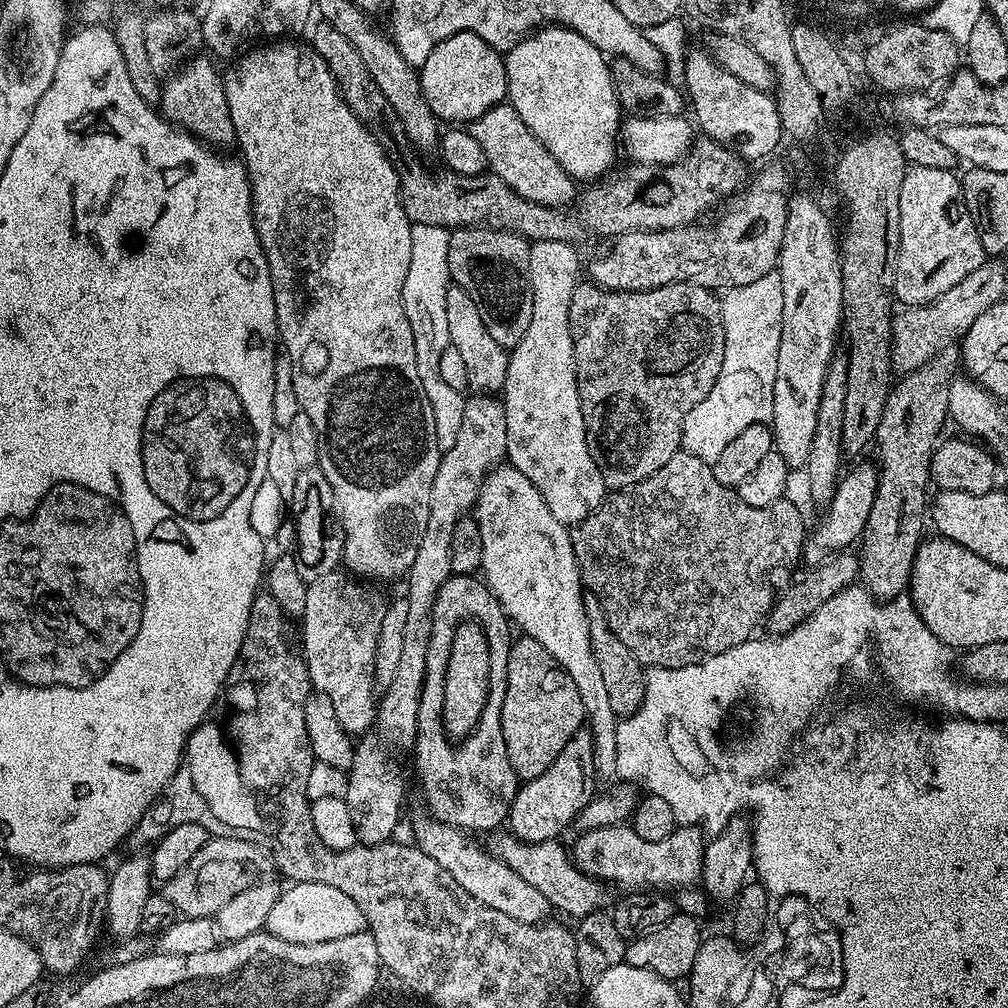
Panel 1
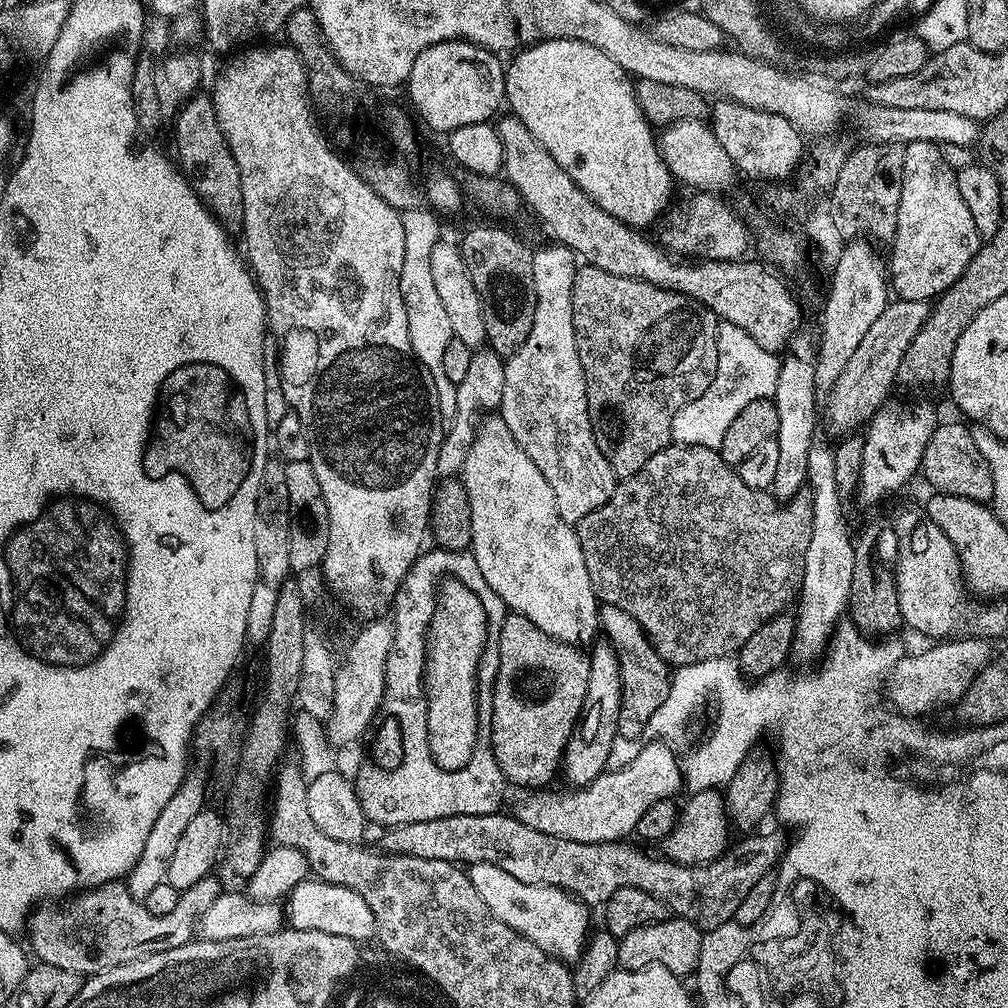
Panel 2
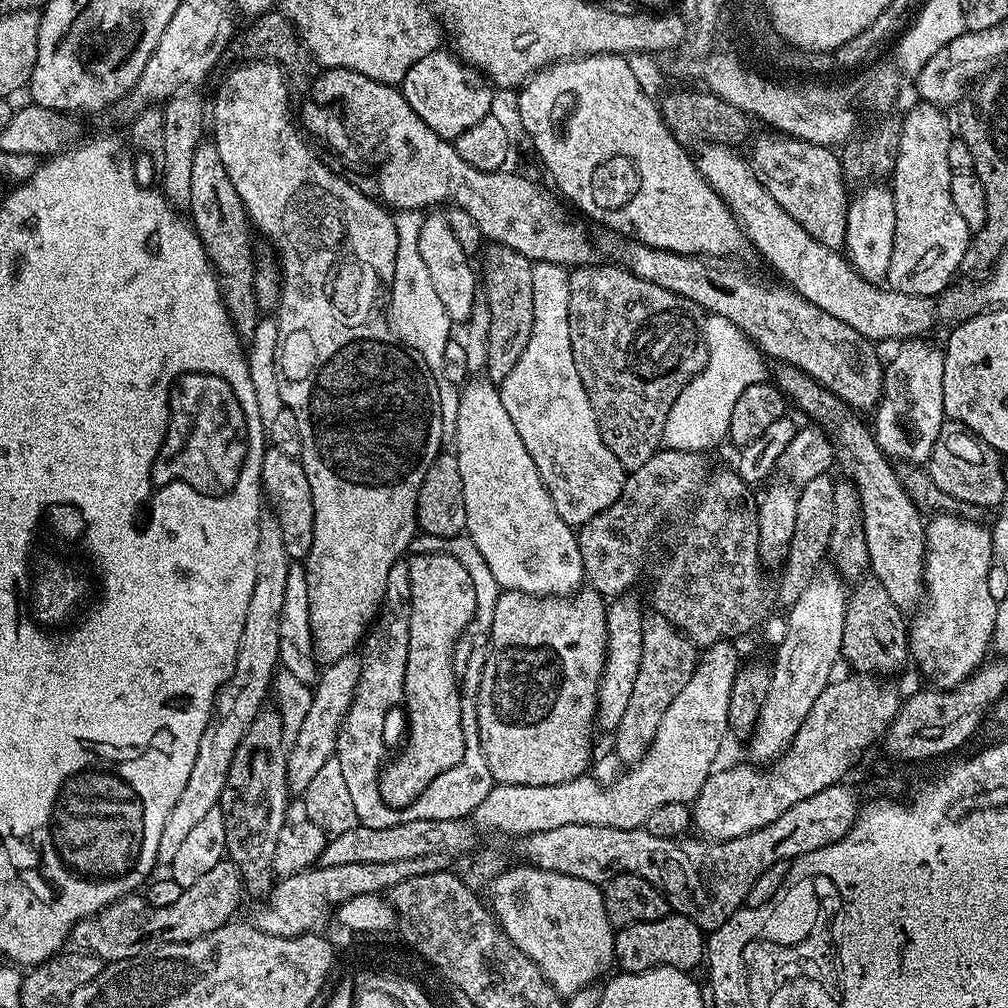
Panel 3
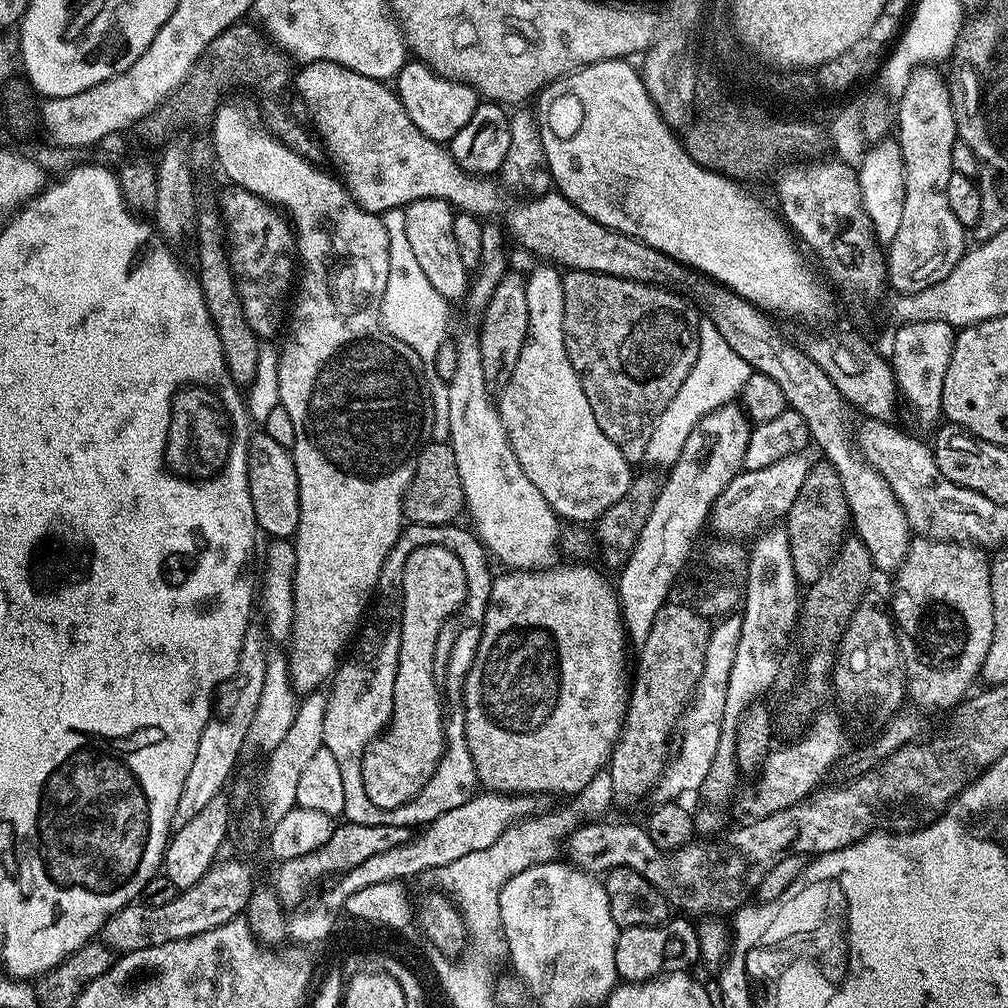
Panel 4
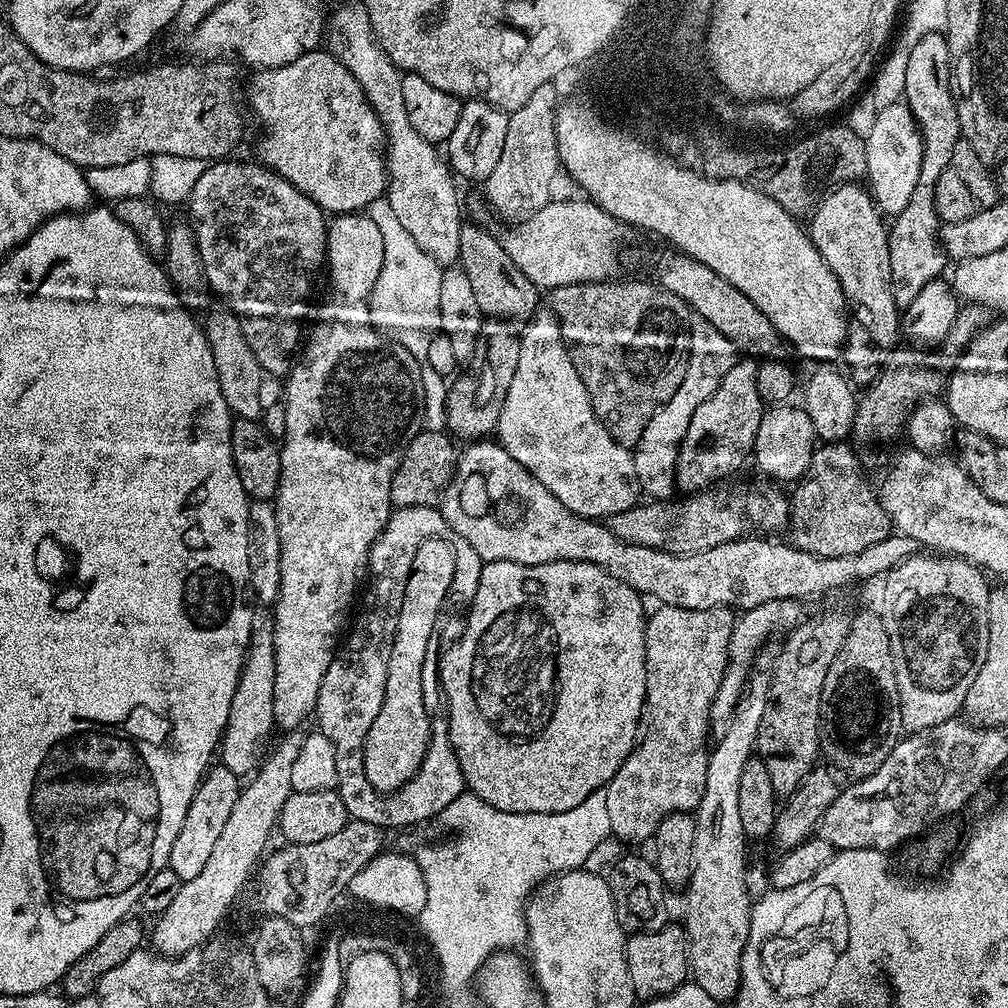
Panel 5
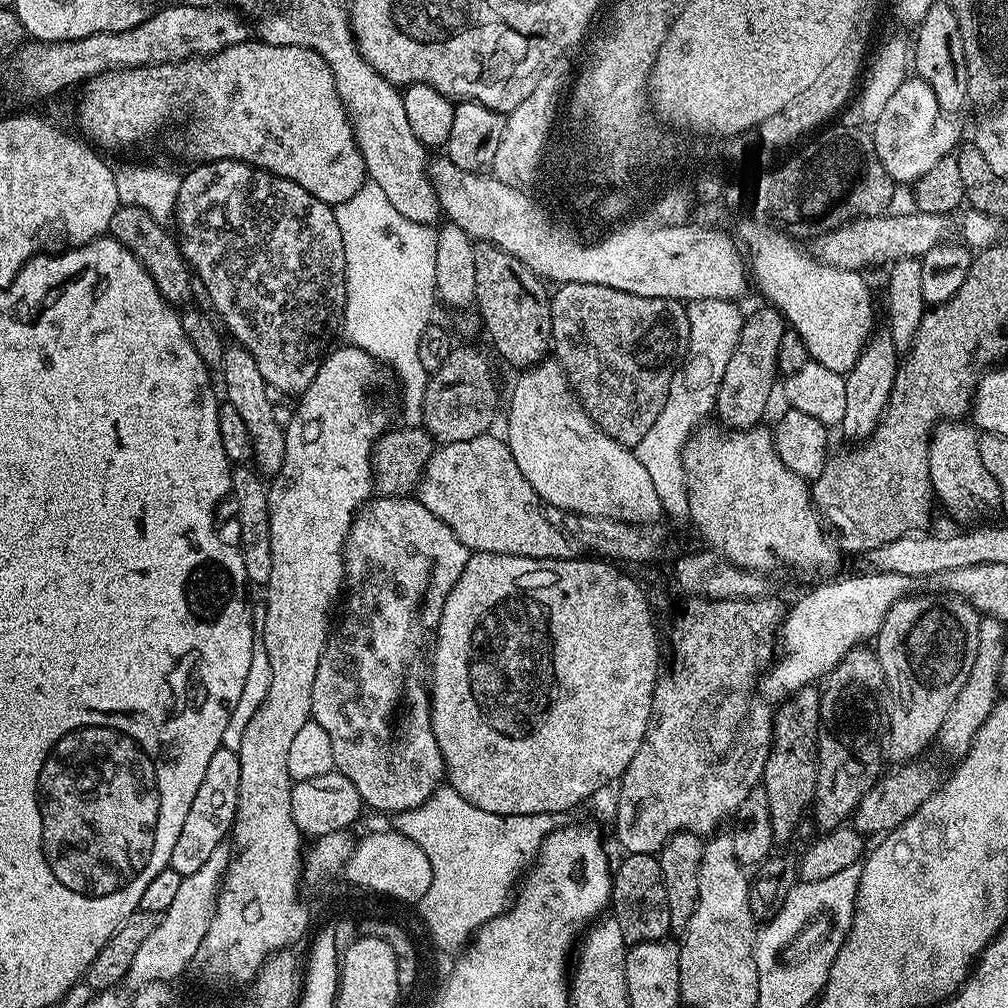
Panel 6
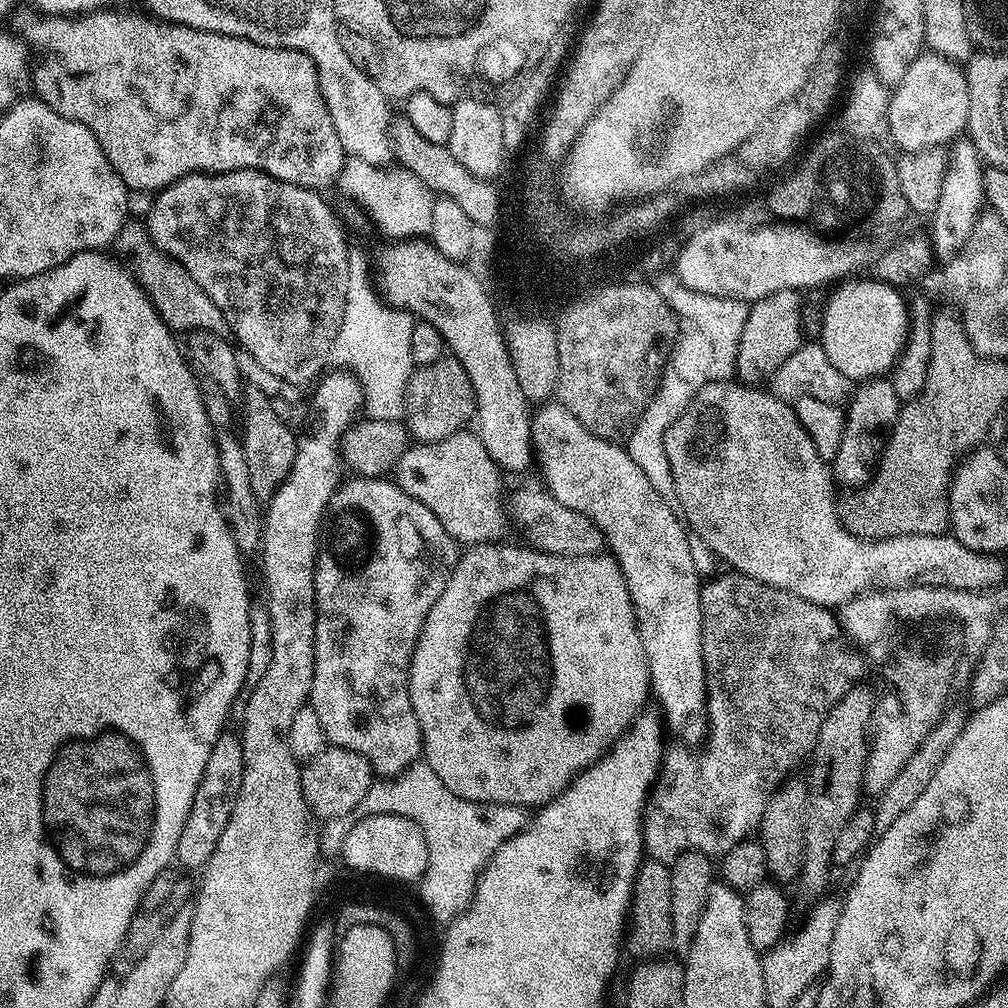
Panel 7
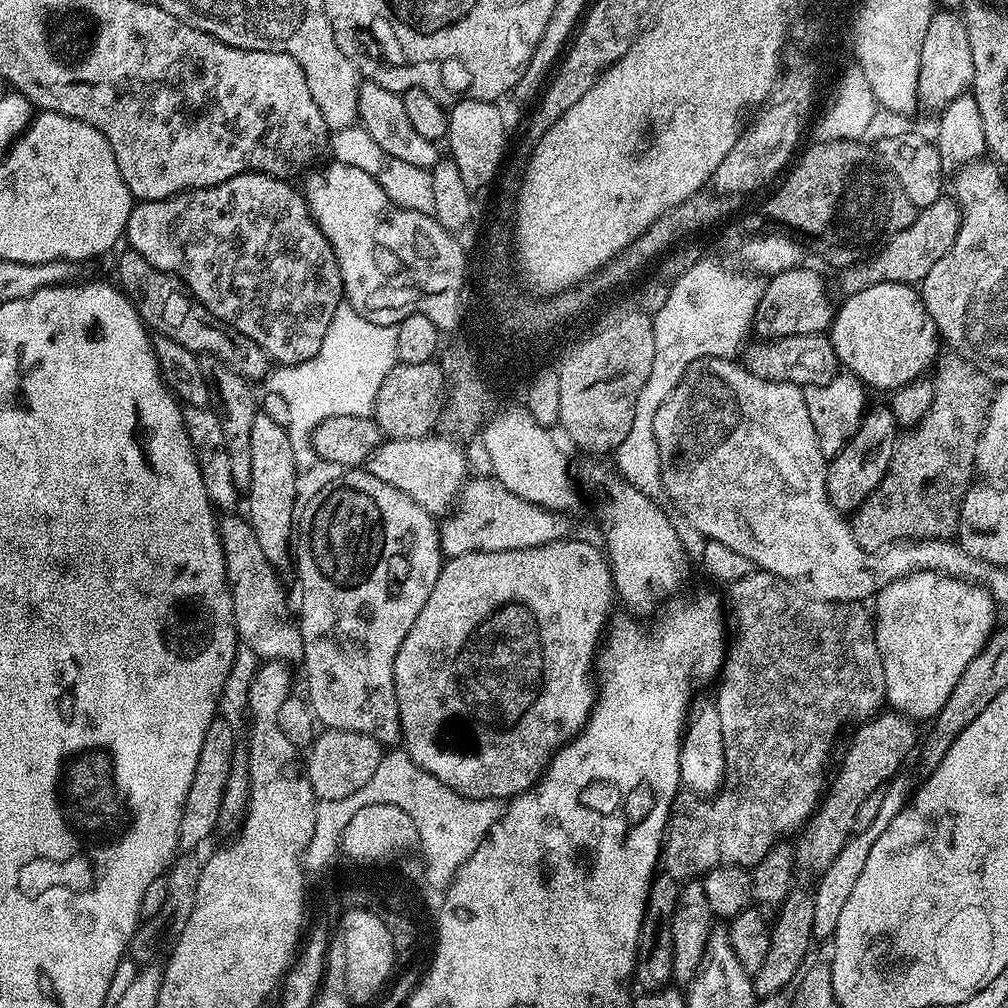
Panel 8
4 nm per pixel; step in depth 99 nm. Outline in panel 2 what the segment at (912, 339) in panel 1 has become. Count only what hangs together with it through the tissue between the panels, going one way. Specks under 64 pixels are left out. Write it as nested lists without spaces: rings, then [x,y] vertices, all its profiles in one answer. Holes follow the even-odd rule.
[[[896,298],[889,302],[882,314],[878,314],[874,326],[866,330],[858,350],[854,350],[850,362],[846,362],[846,370],[842,370],[841,377],[834,384],[834,390],[826,393],[828,405],[825,408],[823,405],[822,420],[823,423],[824,420],[828,423],[829,430],[836,438],[844,438],[855,433],[852,432],[855,428],[861,429],[867,425],[874,413],[889,403],[888,391],[894,388],[890,369],[900,363],[902,354],[906,354],[906,346],[910,346],[914,334],[918,334],[918,330],[924,325],[929,311],[929,301]]]

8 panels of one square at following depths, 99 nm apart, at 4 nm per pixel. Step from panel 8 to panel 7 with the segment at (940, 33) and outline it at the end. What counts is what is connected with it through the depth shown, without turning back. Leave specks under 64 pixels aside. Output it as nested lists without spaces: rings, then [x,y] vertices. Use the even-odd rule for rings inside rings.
[[[924,50],[913,60],[899,84],[891,89],[886,129],[904,154],[948,146],[965,131],[969,110],[970,94],[965,69],[937,52]]]

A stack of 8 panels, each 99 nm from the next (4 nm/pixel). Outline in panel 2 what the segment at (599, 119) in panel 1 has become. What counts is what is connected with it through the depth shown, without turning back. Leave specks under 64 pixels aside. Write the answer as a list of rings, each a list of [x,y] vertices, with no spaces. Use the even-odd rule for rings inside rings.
[[[541,40],[525,47],[523,50],[517,51],[511,57],[511,60],[512,65],[510,63],[507,65],[504,74],[504,95],[507,107],[512,107],[509,108],[511,115],[520,119],[522,126],[526,126],[526,130],[530,130],[530,134],[534,134],[534,138],[548,151],[550,158],[554,158],[554,162],[558,162],[558,166],[562,166],[562,170],[566,170],[566,174],[570,174],[570,178],[574,178],[576,185],[599,208],[606,210],[606,214],[618,218],[623,224],[628,225],[629,228],[637,230],[647,229],[647,224],[654,223],[653,225],[655,225],[661,219],[662,214],[669,211],[670,205],[668,203],[672,200],[674,177],[671,170],[664,165],[664,161],[660,158],[660,150],[657,137],[654,135],[654,128],[649,124],[640,109],[637,93],[634,91],[634,84],[628,73],[620,69],[618,62],[614,62],[614,58],[606,58],[606,54],[602,54],[602,50],[598,50],[581,40]]]

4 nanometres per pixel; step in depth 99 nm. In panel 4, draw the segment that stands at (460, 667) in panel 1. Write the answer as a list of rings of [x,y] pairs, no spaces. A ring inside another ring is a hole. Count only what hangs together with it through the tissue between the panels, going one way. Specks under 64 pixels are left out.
[[[431,544],[430,546],[418,546],[410,558],[406,558],[406,566],[402,570],[402,594],[404,595],[404,605],[402,606],[402,638],[398,646],[398,674],[394,674],[394,706],[392,707],[392,717],[388,719],[384,726],[384,731],[376,736],[367,746],[362,758],[362,786],[366,786],[366,798],[374,802],[374,806],[379,808],[397,808],[406,801],[412,800],[430,782],[434,770],[444,753],[444,706],[442,703],[442,689],[434,678],[434,646],[438,646],[438,634],[442,626],[448,619],[460,610],[468,596],[468,583],[466,582],[466,570],[462,570],[462,562],[443,544]]]

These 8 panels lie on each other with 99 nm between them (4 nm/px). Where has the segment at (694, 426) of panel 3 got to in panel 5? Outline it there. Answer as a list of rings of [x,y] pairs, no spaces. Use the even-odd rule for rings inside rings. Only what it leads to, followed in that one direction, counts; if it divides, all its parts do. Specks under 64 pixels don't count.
[[[701,318],[692,322],[692,349],[686,366],[686,378],[682,378],[682,386],[674,390],[674,398],[666,402],[650,418],[646,430],[642,430],[642,438],[634,445],[632,461],[636,471],[636,482],[641,493],[645,497],[656,502],[664,502],[669,499],[671,492],[677,491],[676,487],[676,463],[680,454],[680,443],[690,426],[690,418],[694,418],[694,410],[718,390],[722,378],[734,366],[738,359],[738,349],[731,340],[727,340],[721,332],[716,330],[710,322]]]

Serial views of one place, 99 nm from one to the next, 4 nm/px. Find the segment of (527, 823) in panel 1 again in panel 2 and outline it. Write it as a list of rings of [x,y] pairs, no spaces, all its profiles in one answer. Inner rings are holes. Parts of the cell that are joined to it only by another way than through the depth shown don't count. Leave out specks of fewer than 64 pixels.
[[[600,638],[590,648],[586,698],[574,730],[564,747],[562,776],[565,776],[572,783],[569,785],[583,786],[594,782],[594,778],[605,775],[606,769],[609,767],[609,765],[607,766],[608,759],[612,756],[612,747],[615,746],[616,740],[618,741],[620,736],[618,710],[621,706],[620,663],[612,645],[608,643],[607,639]]]

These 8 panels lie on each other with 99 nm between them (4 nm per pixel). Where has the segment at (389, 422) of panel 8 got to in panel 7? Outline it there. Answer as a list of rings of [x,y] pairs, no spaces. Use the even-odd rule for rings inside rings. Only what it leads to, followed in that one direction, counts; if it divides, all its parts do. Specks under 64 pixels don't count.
[[[448,354],[443,360],[433,364],[419,365],[408,379],[408,389],[404,392],[404,414],[408,435],[413,441],[433,444],[447,436],[461,431],[464,424],[473,419],[476,411],[476,395],[470,386],[466,370]]]

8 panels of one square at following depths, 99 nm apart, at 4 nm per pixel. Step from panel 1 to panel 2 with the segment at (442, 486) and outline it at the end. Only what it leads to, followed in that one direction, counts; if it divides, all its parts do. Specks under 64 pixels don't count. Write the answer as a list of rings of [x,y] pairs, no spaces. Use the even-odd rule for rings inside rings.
[[[483,347],[473,351],[469,370],[456,386],[455,412],[449,430],[439,448],[437,473],[444,478],[455,477],[465,464],[466,454],[473,444],[479,428],[479,422],[491,412],[497,411],[501,404],[502,387],[505,386],[505,361],[492,348]]]

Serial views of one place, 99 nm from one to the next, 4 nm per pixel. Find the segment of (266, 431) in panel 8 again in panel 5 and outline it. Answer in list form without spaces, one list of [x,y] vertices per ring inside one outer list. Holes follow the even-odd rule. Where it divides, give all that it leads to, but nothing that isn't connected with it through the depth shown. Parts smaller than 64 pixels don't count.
[[[226,306],[219,307],[213,307],[203,317],[202,327],[208,339],[210,354],[214,354],[214,370],[218,370],[218,386],[222,390],[222,398],[226,398],[228,409],[239,419],[260,420],[264,408],[258,392],[266,377],[265,373],[258,358],[254,358],[254,350],[250,350],[250,342],[246,342],[246,334],[236,315]]]

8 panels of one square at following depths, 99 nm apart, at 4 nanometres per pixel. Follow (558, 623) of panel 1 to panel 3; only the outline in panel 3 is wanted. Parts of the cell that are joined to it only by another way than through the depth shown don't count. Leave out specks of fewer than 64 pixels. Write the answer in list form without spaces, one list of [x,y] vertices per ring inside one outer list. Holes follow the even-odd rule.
[[[473,375],[460,388],[454,443],[456,443],[454,451],[458,458],[458,474],[462,474],[462,494],[466,502],[466,534],[474,542],[474,546],[478,546],[478,551],[486,560],[486,566],[490,566],[490,574],[494,574],[496,583],[500,585],[501,589],[510,592],[525,592],[531,596],[571,597],[585,583],[582,554],[576,541],[577,533],[574,531],[573,525],[565,522],[558,514],[558,510],[554,510],[554,502],[538,474],[538,466],[534,466],[534,458],[530,458],[530,450],[526,450],[526,446],[522,446],[522,438],[518,438],[518,430],[514,427],[514,422],[510,422],[510,414],[506,414],[506,406],[502,406],[499,387],[489,380],[487,375]]]

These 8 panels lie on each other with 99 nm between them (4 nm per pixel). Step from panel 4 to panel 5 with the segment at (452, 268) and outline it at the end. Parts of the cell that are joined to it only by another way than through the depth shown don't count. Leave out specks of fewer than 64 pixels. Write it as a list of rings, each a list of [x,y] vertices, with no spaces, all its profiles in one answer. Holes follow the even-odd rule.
[[[340,12],[333,20],[331,17],[330,32],[340,39],[335,51],[362,86],[370,106],[378,114],[380,125],[384,127],[388,165],[386,198],[390,202],[390,210],[394,210],[398,222],[402,222],[410,238],[414,238],[414,242],[418,242],[418,246],[422,246],[422,250],[426,250],[426,254],[430,254],[437,264],[455,265],[459,259],[458,234],[462,223],[457,181],[447,159],[436,153],[439,152],[437,145],[422,138],[418,130],[410,126],[406,102],[402,99],[402,73],[377,45],[367,15],[359,15]]]

